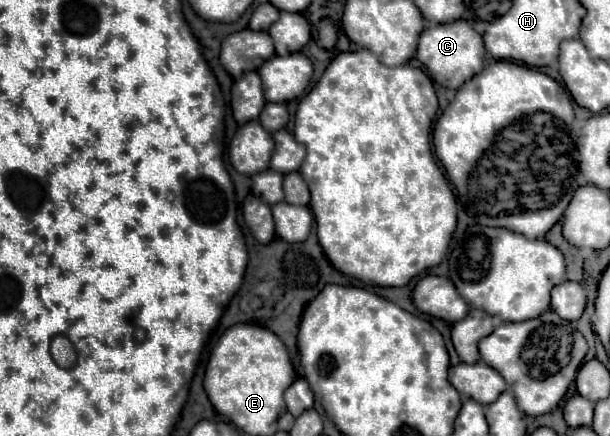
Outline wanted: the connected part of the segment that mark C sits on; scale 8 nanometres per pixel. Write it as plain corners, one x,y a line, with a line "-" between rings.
463,19
453,21
451,25
429,25
417,43
417,59
425,65
431,79
447,89
459,89
467,79
483,69
483,37
471,29
471,25

